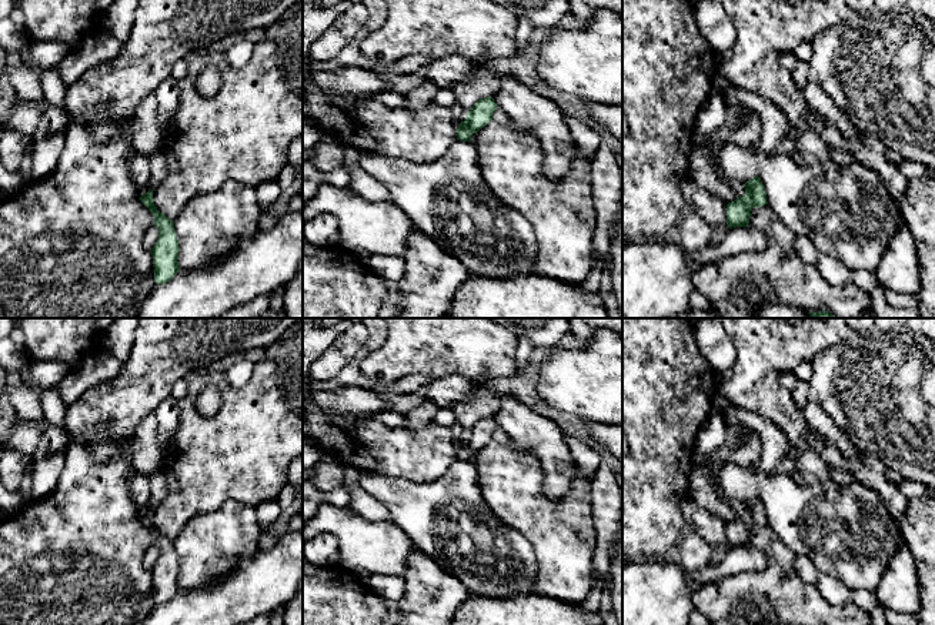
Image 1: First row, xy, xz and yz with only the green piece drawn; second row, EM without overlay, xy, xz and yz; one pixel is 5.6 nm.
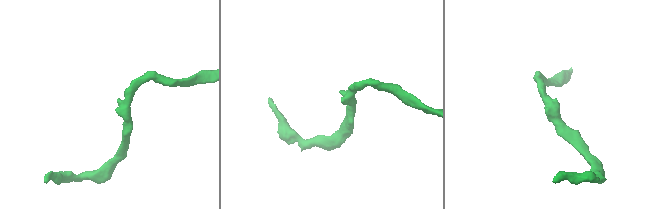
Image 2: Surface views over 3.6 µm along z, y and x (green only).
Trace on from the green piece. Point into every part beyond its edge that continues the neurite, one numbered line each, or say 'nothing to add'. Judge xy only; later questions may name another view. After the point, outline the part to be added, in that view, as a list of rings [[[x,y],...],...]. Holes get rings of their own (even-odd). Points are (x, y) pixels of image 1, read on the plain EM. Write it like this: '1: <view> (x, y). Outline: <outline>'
nothing to add

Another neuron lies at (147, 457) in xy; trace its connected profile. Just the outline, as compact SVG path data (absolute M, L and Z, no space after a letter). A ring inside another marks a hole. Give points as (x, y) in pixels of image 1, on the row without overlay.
M154 412L147 414L136 428L137 445L131 458L131 467L136 472L150 474L161 468L164 445L158 441L157 428Z

